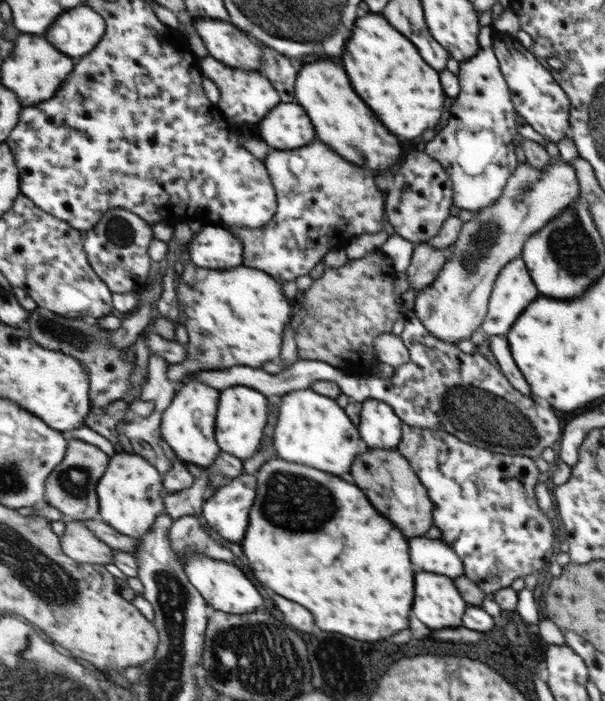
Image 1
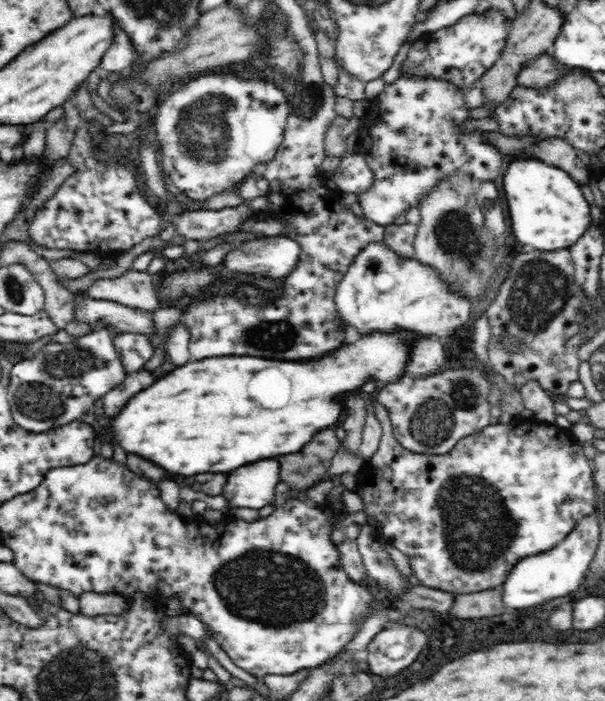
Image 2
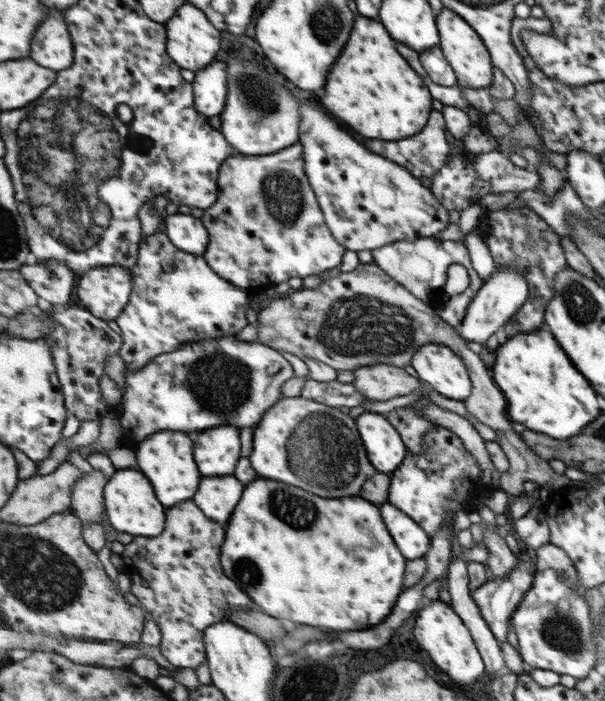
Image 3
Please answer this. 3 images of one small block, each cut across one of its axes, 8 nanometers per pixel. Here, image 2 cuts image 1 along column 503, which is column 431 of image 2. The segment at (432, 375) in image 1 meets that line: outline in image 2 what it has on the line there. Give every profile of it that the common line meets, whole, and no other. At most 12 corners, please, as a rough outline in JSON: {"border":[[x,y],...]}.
{"border":[[436,372],[376,394],[396,440],[448,454],[490,426],[482,372]]}

